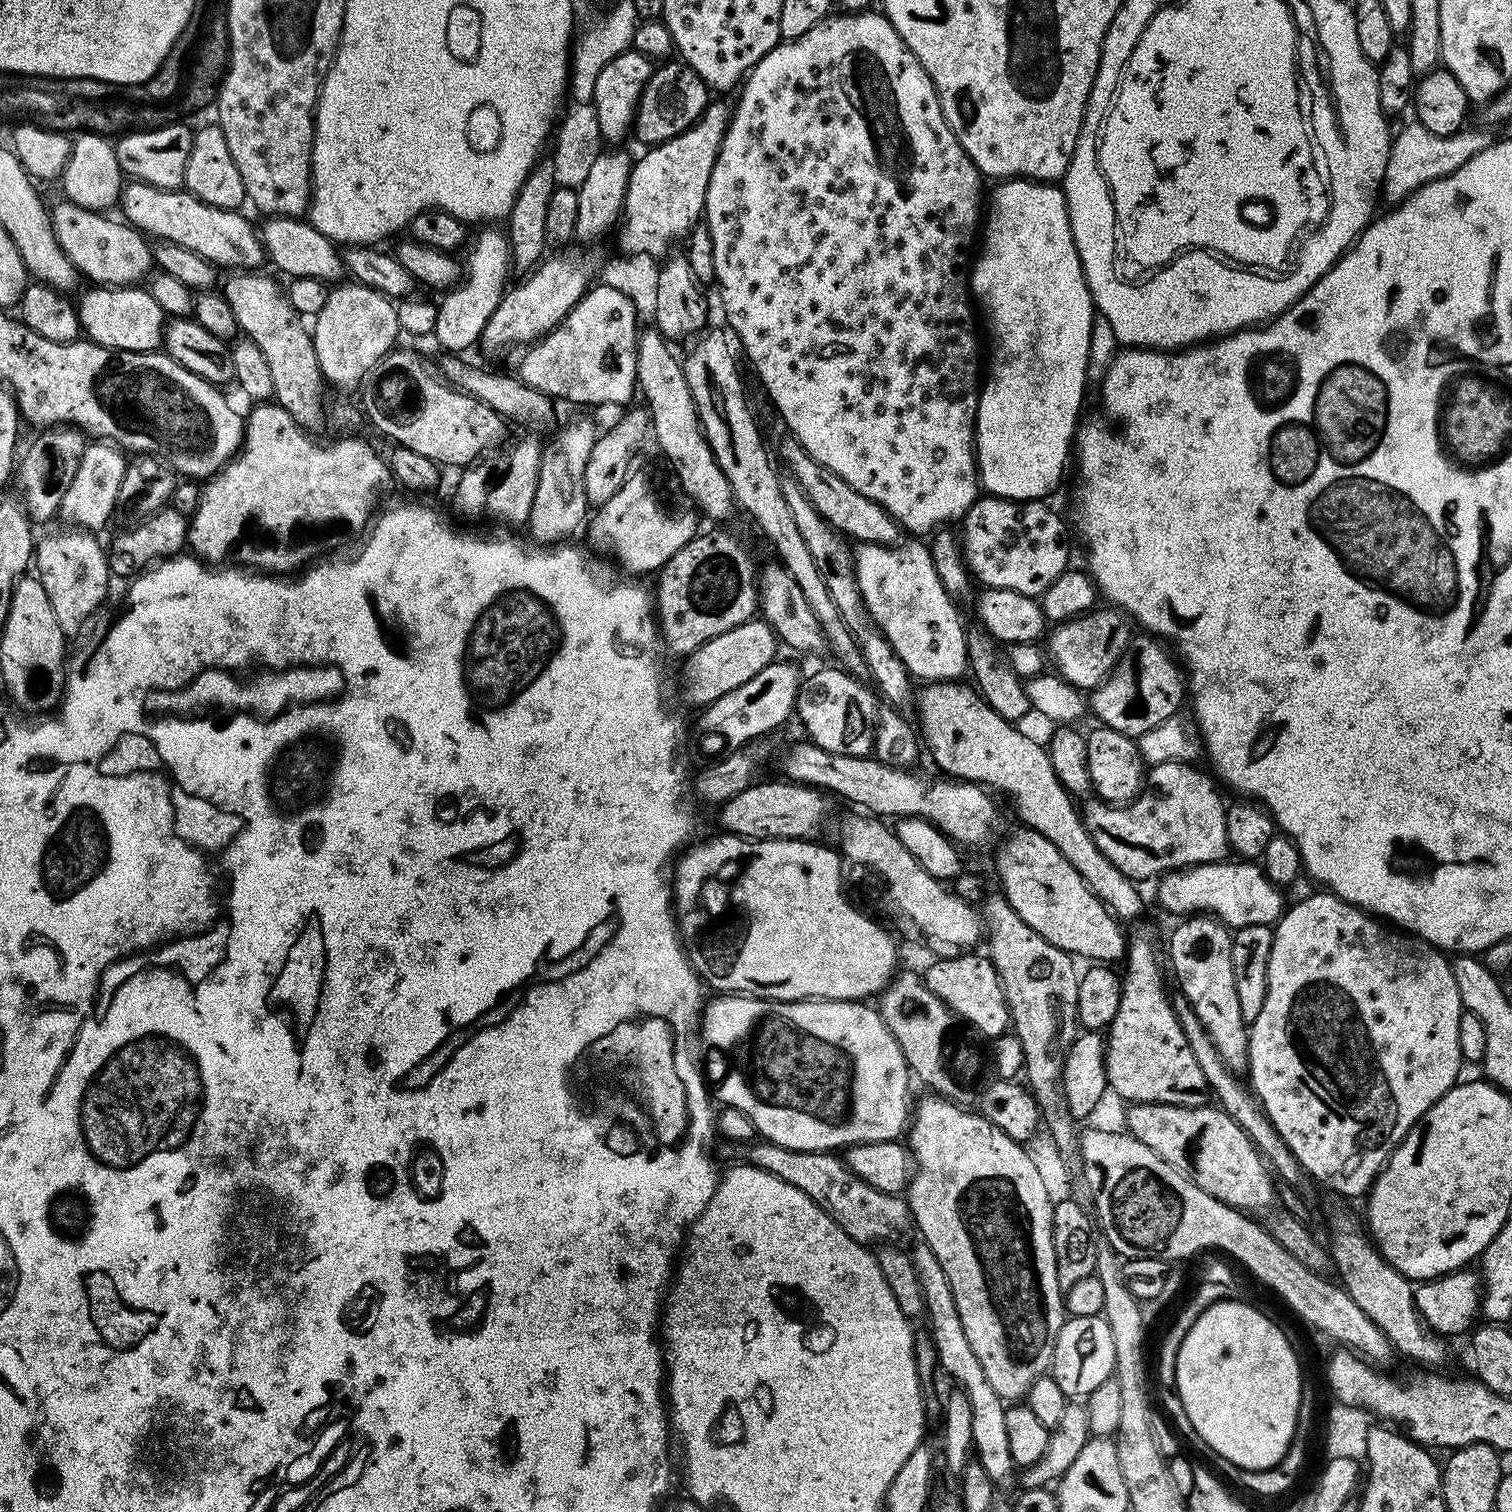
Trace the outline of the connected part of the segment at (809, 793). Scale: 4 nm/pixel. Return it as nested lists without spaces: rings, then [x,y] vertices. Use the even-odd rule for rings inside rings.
[[[783,778],[768,780],[765,784],[753,782],[741,793],[735,794],[724,804],[719,805],[720,824],[725,833],[742,836],[745,840],[803,840],[815,837],[819,830],[824,815],[828,812],[828,804],[825,793],[821,789],[811,787],[807,784],[794,784]]]

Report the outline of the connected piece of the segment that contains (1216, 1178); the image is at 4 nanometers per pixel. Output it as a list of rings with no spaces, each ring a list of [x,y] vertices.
[[[1132,1104],[1125,1114],[1127,1124],[1127,1135],[1132,1136],[1138,1142],[1150,1146],[1158,1158],[1170,1162],[1182,1174],[1186,1174],[1195,1184],[1202,1186],[1206,1194],[1226,1202],[1231,1208],[1238,1208],[1245,1214],[1260,1214],[1273,1207],[1278,1196],[1277,1185],[1272,1185],[1274,1181],[1273,1173],[1270,1171],[1260,1152],[1257,1151],[1252,1140],[1226,1114],[1219,1106],[1201,1106],[1199,1108],[1183,1108],[1173,1104]]]

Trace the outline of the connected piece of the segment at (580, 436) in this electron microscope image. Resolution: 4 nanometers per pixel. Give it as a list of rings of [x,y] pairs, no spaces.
[[[572,420],[540,453],[538,486],[534,490],[534,506],[528,515],[527,531],[532,531],[533,541],[564,542],[568,535],[585,520],[590,505],[584,489],[586,462],[590,462],[590,450],[598,439],[596,424],[592,420]]]

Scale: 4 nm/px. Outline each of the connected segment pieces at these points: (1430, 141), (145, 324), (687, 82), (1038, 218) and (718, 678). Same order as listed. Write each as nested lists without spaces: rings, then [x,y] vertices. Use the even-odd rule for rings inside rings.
[[[1409,122],[1397,136],[1395,133],[1392,140],[1382,185],[1383,199],[1388,199],[1389,205],[1392,206],[1402,204],[1410,193],[1416,192],[1422,186],[1434,182],[1438,178],[1454,174],[1454,170],[1466,166],[1466,162],[1470,162],[1470,158],[1474,158],[1474,154],[1487,148],[1490,143],[1490,137],[1483,132],[1485,129],[1480,128],[1468,126],[1449,136],[1439,136],[1430,134],[1430,130],[1426,130],[1426,126]]]
[[[92,286],[78,299],[80,326],[83,335],[104,348],[116,348],[120,352],[155,352],[161,347],[166,327],[166,314],[153,298],[151,291],[140,286]]]
[[[664,62],[653,71],[640,95],[636,107],[634,136],[645,140],[645,145],[665,144],[670,138],[682,134],[690,126],[700,121],[710,103],[710,90],[702,82],[699,74],[683,62]],[[709,96],[709,97],[708,97]]]
[[[1005,180],[995,185],[992,201],[987,201],[986,215],[982,220],[982,240],[980,257],[975,257],[970,268],[970,292],[975,303],[984,311],[988,319],[988,328],[992,331],[992,365],[987,365],[986,379],[980,389],[980,401],[976,407],[976,475],[981,489],[987,495],[1000,496],[1003,500],[1044,500],[1047,492],[1064,476],[1064,463],[1069,463],[1070,449],[1078,431],[1081,419],[1080,407],[1084,404],[1084,386],[1087,378],[1087,356],[1090,350],[1091,326],[1094,317],[1092,295],[1082,270],[1082,262],[1078,258],[1078,250],[1074,246],[1074,234],[1070,230],[1068,203],[1064,197],[1063,187],[1043,180]]]
[[[753,618],[743,623],[742,626],[728,630],[703,643],[698,650],[688,657],[684,663],[684,696],[688,703],[705,708],[713,704],[723,694],[742,686],[755,674],[775,661],[778,639],[772,628],[760,618]]]

